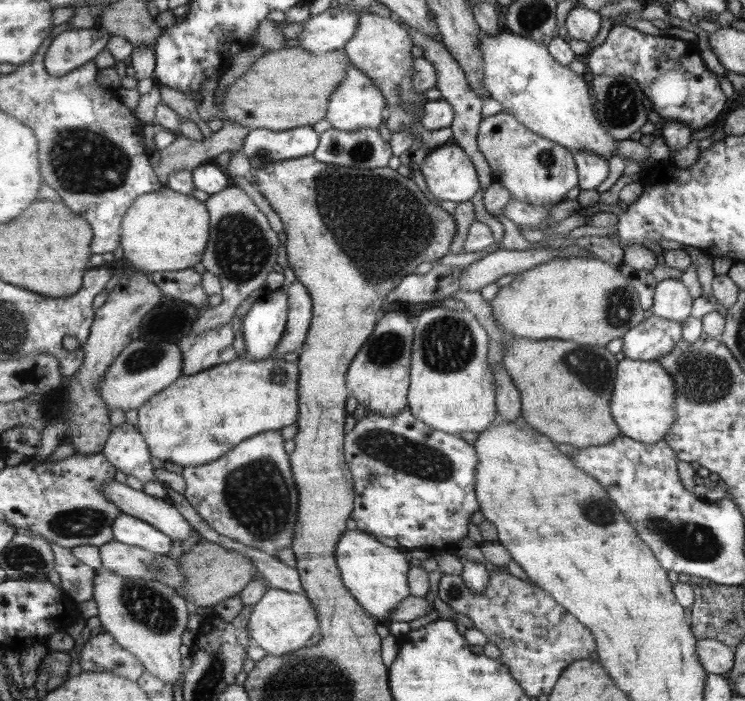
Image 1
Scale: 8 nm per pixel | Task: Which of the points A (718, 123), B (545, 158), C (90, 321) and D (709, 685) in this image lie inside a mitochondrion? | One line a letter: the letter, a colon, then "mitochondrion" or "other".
A: other
B: mitochondrion
C: other
D: other

